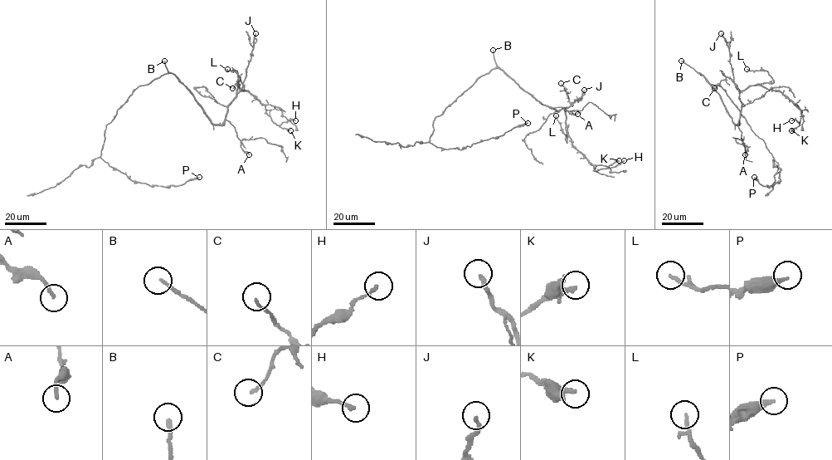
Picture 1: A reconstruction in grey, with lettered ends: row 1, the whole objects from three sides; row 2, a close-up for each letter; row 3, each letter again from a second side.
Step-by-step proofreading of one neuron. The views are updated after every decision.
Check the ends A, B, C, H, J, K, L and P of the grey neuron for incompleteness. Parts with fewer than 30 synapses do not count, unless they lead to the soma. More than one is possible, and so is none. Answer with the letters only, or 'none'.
B, J, P

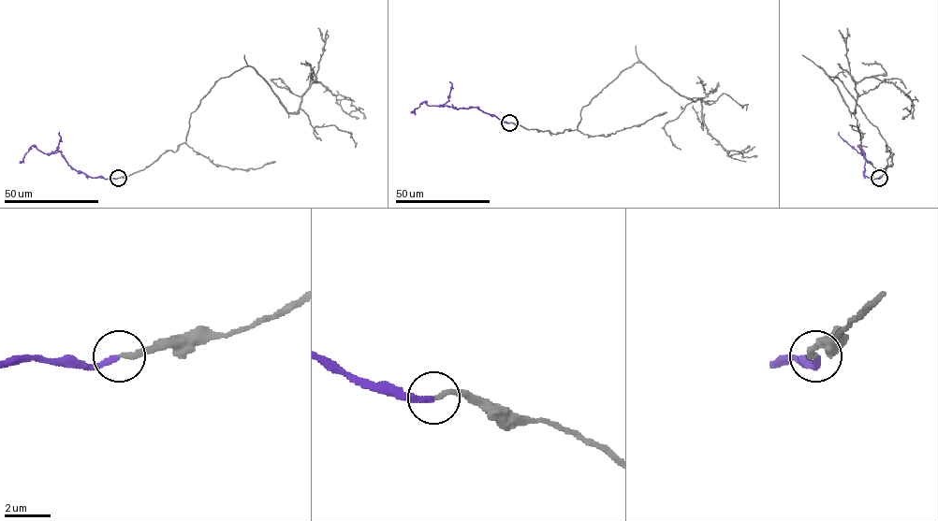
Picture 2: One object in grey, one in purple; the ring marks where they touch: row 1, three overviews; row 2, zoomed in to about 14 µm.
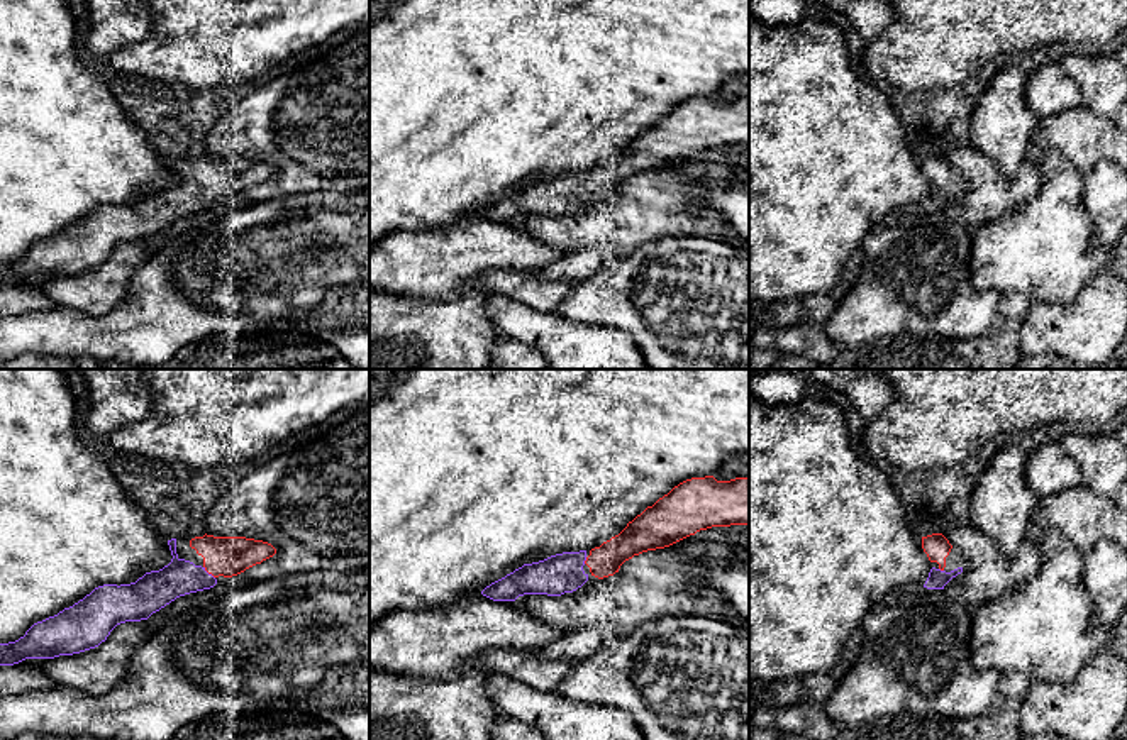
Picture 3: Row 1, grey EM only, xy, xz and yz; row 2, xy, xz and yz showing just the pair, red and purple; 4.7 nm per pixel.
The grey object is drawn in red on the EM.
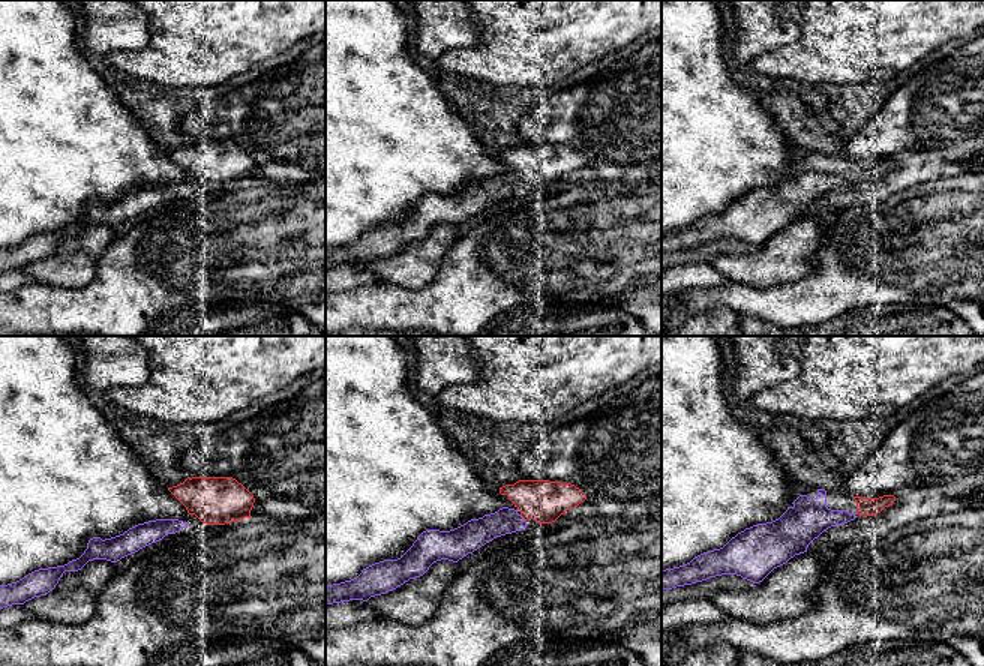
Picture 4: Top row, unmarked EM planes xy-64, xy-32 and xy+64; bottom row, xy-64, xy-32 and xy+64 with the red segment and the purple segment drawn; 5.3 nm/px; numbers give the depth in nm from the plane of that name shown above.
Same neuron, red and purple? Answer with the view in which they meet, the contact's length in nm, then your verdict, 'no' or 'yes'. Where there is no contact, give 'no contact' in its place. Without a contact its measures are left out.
xy | 80 nm | yes

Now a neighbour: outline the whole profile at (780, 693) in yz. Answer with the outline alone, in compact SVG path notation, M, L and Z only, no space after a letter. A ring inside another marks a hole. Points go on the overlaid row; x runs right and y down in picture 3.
M802 677L774 682L752 682L749 694L756 706L785 708L807 699Z

